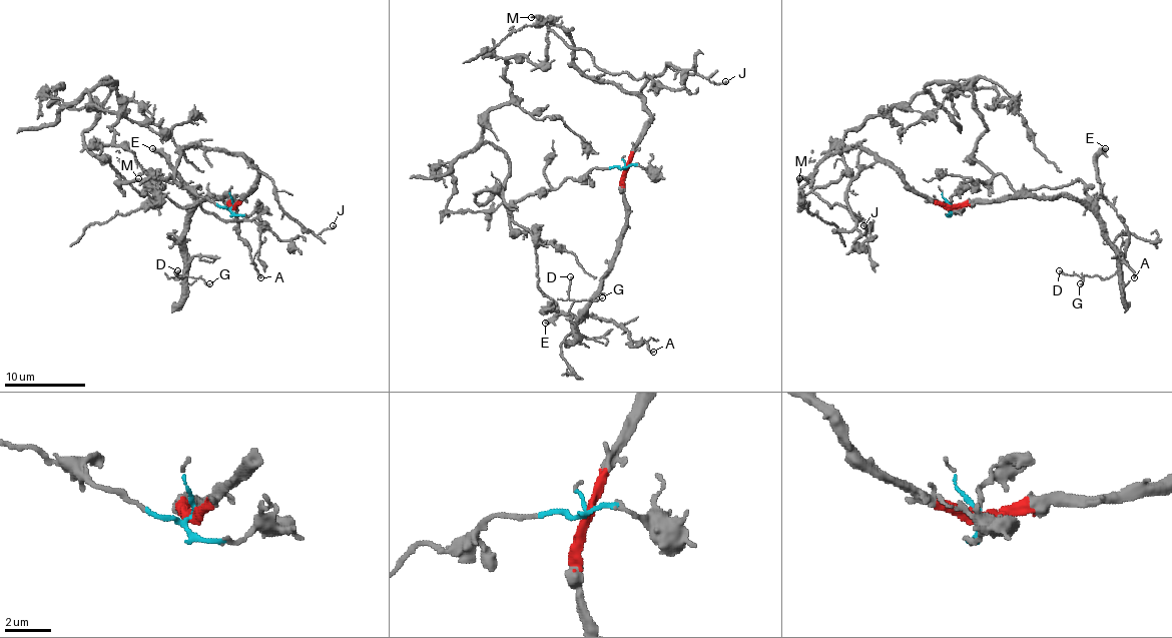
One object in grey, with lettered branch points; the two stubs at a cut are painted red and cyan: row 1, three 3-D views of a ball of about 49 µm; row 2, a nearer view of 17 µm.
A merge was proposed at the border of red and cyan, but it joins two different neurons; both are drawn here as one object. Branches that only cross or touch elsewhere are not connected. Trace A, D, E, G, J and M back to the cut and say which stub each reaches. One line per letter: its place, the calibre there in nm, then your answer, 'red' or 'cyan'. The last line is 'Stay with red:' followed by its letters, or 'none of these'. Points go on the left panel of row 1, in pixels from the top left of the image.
A: at (260, 277); 170 nm thick; red
D: at (177, 270); 140 nm thick; red
E: at (152, 148); 240 nm thick; red
G: at (209, 283); 90 nm thick; red
J: at (333, 225); 110 nm thick; red
M: at (138, 178); 280 nm thick; red
Stay with red: A, D, E, G, J, M

